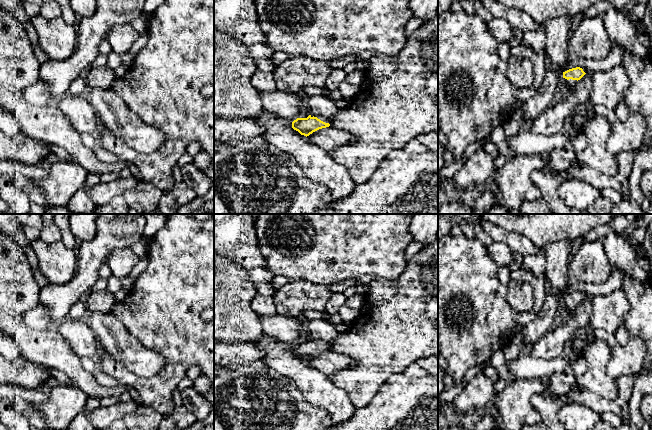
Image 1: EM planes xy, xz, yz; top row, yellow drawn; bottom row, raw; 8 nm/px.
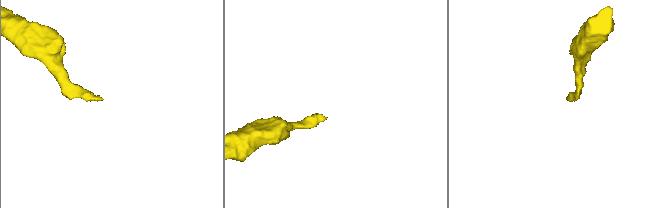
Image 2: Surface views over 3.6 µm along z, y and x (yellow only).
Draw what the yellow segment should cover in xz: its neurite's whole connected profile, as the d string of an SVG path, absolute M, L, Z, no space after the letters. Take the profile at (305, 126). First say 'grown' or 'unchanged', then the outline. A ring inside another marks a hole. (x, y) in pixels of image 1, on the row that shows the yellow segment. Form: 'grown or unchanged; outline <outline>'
grown; outline M309 115L307 118L297 118L292 122L292 128L301 135L309 136L313 132L330 126L330 120L324 116Z

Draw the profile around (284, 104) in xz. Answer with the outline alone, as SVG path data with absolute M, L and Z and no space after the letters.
M261 91L259 96L263 110L268 113L276 114L286 121L293 122L300 113L299 102L301 96L297 93L286 91Z

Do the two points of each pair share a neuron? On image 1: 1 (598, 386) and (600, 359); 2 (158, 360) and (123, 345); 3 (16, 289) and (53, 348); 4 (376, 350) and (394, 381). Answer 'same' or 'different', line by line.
1: same
2: same
3: same
4: different

